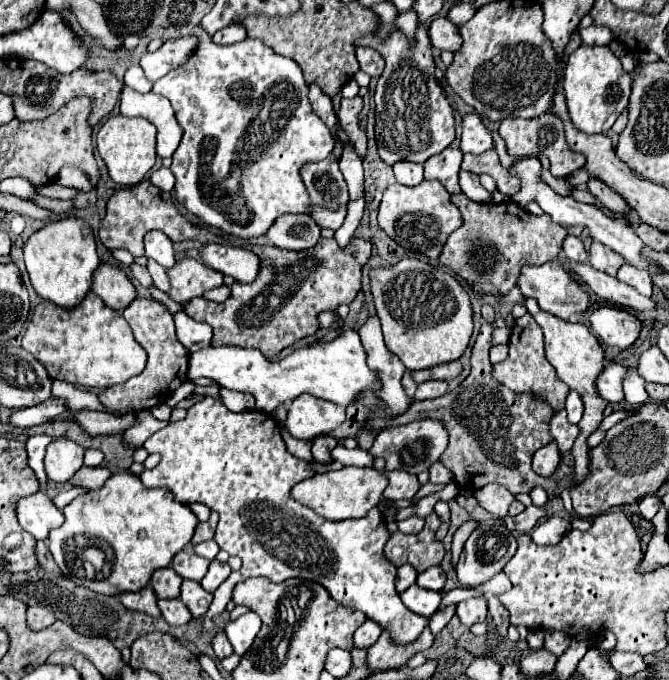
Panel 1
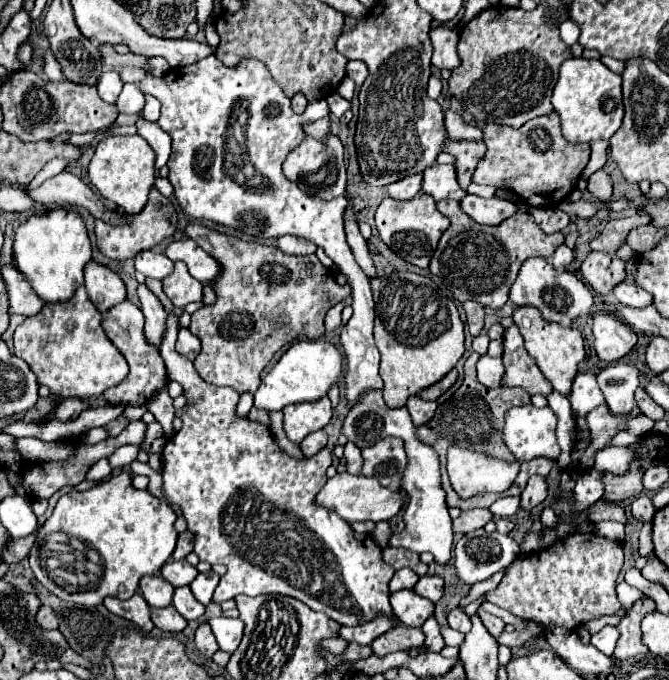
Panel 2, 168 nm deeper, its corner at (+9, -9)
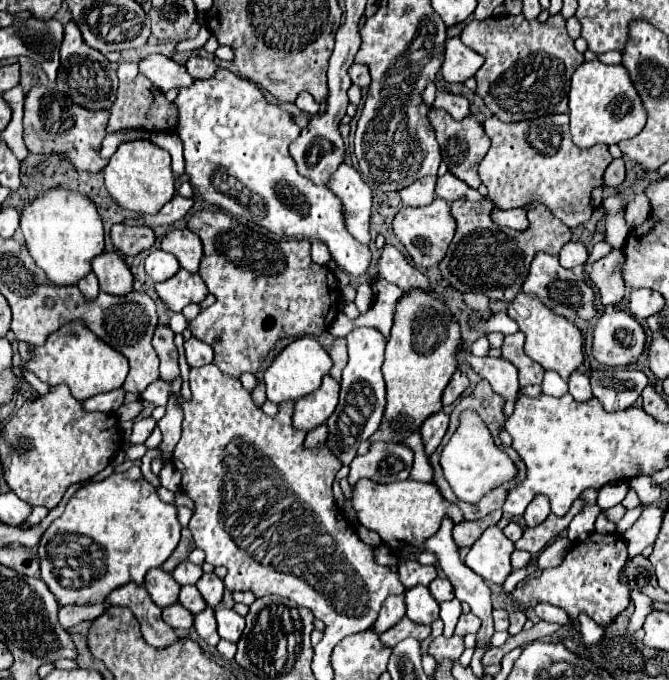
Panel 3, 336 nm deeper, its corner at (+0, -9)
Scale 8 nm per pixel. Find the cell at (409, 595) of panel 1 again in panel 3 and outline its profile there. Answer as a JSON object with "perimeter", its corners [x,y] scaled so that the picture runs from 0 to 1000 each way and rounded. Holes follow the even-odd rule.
{"perimeter":[[[622,860],[616,866],[607,869],[607,904],[610,910],[616,910],[619,916],[628,919],[643,919],[646,913],[655,910],[655,887],[649,884],[649,878],[643,875],[640,863],[634,860]]]}

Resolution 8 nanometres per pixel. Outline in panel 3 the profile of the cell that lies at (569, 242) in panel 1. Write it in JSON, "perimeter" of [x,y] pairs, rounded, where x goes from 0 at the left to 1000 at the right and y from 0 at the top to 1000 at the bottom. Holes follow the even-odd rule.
{"perimeter":[[[852,354],[852,357],[846,357],[840,363],[834,381],[837,381],[840,393],[858,396],[858,393],[867,393],[879,381],[879,369],[876,369],[876,363],[867,354]]]}

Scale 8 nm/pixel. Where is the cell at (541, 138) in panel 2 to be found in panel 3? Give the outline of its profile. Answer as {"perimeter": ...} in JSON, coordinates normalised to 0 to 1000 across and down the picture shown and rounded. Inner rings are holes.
{"perimeter":[[[846,166],[774,181],[753,181],[735,169],[720,184],[735,204],[735,216],[717,240],[714,254],[729,275],[729,290],[744,307],[786,304],[792,290],[804,290],[852,337],[882,322],[888,310],[885,281],[903,272],[903,251],[915,240],[906,213],[888,213],[885,219],[861,216],[855,210],[852,175]]]}

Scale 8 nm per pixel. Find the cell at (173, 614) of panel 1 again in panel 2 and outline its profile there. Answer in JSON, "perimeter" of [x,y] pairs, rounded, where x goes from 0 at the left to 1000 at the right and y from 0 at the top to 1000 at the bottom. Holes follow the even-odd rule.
{"perimeter":[[[253,890],[247,896],[226,896],[226,910],[235,925],[253,928],[253,931],[268,931],[280,922],[280,913],[265,901],[265,896],[259,890]]]}

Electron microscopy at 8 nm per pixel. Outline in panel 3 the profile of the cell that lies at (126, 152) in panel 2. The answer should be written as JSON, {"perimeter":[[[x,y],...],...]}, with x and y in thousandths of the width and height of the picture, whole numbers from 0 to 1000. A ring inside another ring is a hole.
{"perimeter":[[[197,207],[179,213],[155,249],[155,269],[179,304],[215,316],[233,316],[263,287],[254,225],[224,207]]]}

